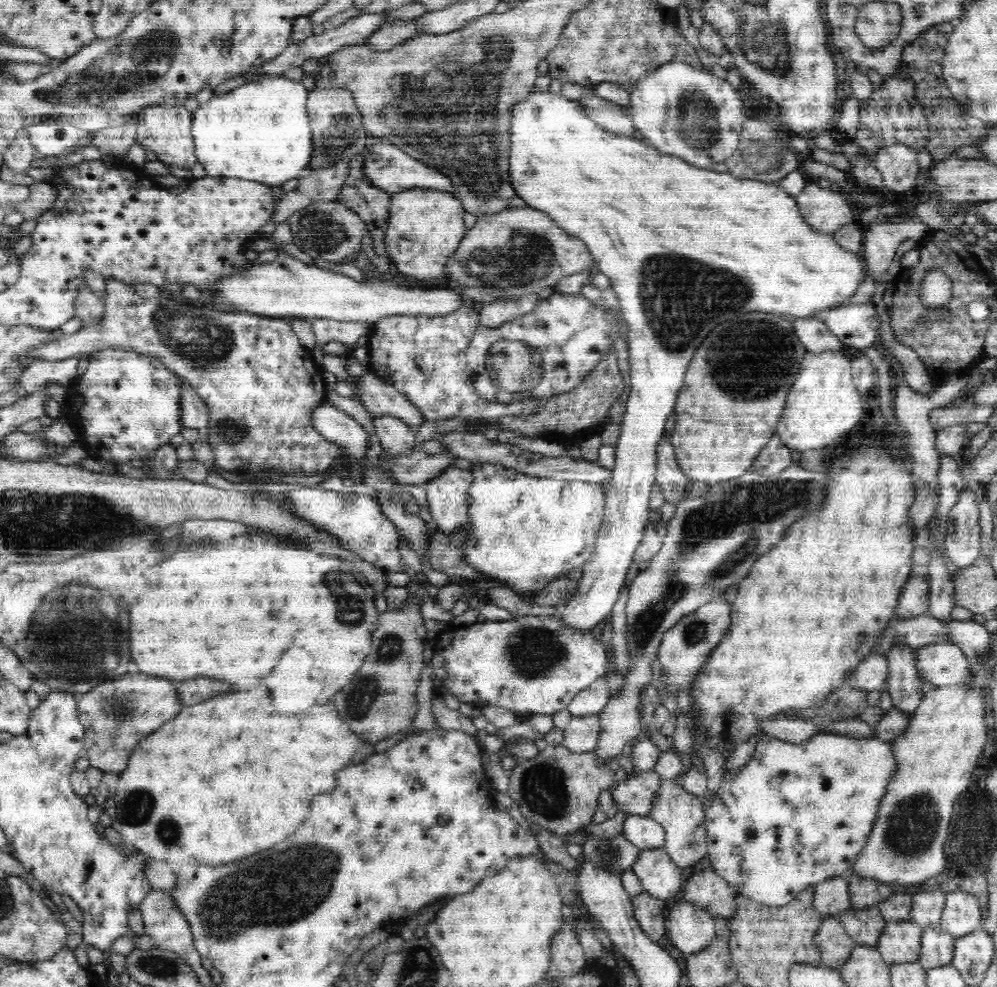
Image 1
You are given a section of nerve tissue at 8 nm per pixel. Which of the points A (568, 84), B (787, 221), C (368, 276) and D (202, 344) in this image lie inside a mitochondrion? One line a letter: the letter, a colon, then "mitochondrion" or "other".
A: other
B: other
C: other
D: mitochondrion

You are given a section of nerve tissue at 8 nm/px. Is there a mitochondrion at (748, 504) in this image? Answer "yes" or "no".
yes

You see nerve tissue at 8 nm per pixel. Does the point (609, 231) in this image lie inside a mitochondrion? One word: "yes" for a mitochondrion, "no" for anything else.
no

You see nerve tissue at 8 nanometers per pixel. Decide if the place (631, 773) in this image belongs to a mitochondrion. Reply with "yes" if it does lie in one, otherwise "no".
no

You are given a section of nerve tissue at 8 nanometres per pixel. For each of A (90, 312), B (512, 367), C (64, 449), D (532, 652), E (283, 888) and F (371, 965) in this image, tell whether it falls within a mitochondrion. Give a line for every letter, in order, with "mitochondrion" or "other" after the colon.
A: mitochondrion
B: mitochondrion
C: other
D: mitochondrion
E: mitochondrion
F: mitochondrion

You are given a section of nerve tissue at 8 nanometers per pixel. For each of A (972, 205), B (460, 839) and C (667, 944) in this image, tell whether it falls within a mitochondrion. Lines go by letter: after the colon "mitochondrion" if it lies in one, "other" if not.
A: other
B: other
C: other

